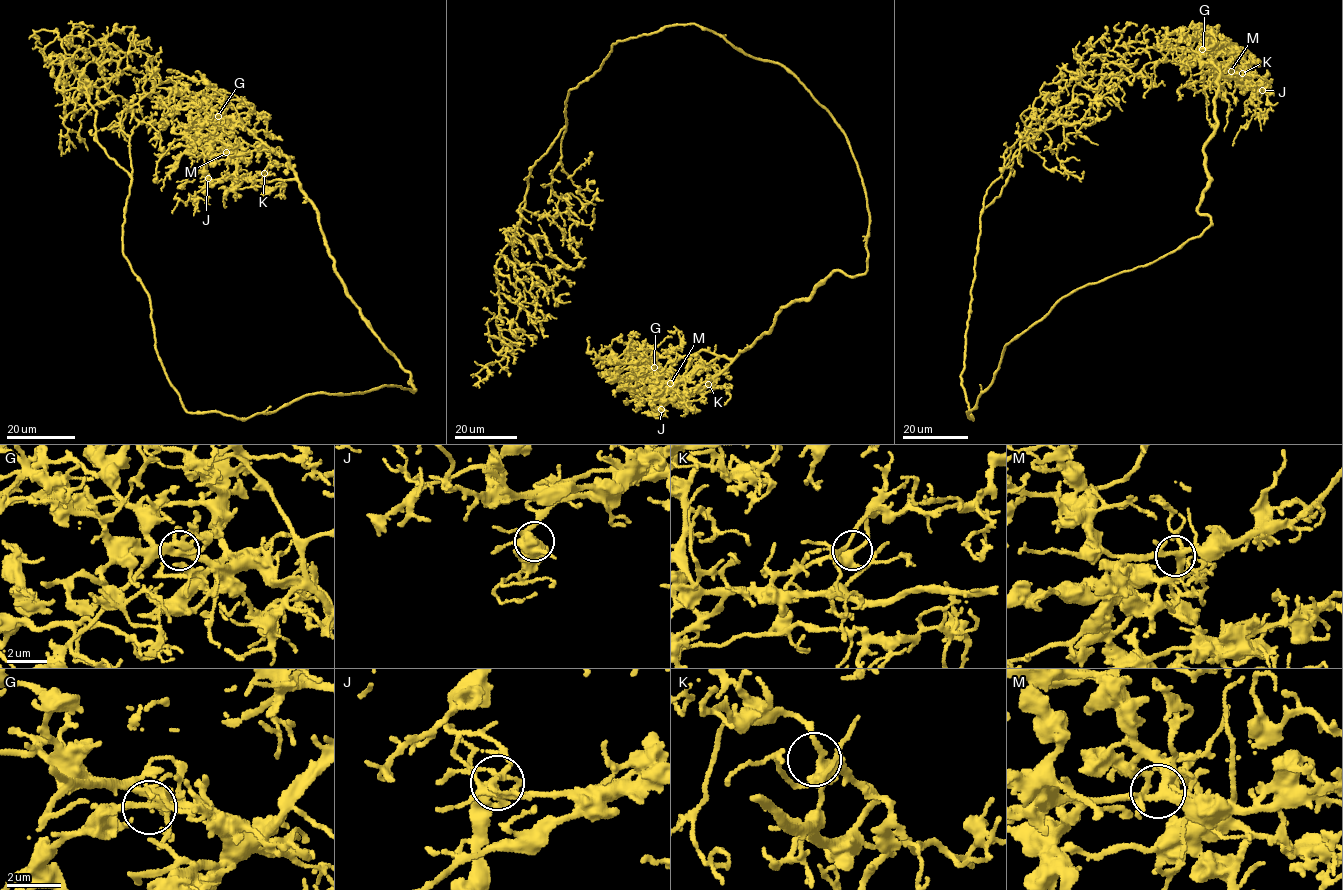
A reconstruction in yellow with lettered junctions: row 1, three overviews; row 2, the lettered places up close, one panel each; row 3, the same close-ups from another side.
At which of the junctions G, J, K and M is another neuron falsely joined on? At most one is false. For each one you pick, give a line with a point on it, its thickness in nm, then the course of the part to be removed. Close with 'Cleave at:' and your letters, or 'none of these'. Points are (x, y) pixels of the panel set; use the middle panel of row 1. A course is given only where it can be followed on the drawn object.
Cleave at: none of these

